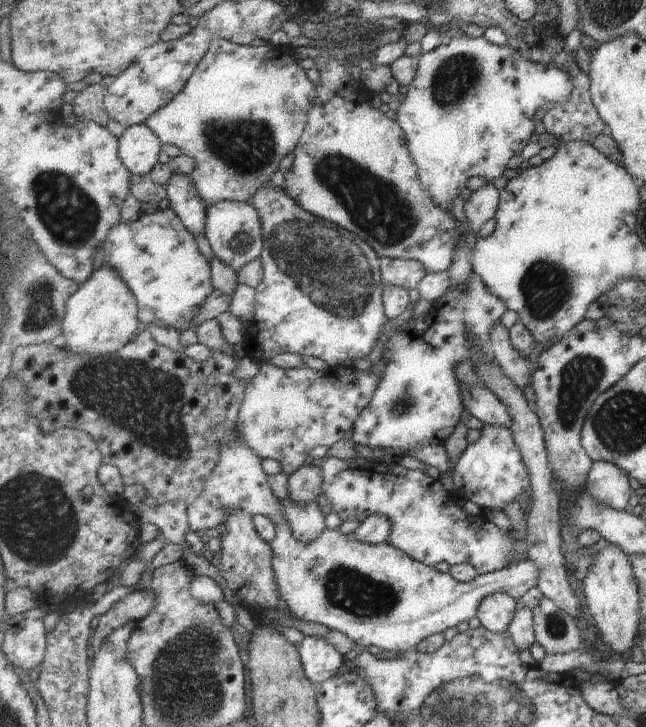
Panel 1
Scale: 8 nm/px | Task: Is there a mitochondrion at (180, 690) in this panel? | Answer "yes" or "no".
yes

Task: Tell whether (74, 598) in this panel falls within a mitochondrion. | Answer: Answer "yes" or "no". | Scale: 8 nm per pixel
no

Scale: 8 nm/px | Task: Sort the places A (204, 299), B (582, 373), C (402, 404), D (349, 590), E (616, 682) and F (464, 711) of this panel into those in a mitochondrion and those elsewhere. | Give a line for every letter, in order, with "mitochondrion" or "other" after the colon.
A: other
B: mitochondrion
C: mitochondrion
D: mitochondrion
E: other
F: mitochondrion

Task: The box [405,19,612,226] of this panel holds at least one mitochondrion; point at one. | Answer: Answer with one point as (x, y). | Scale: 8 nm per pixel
(457, 78)

